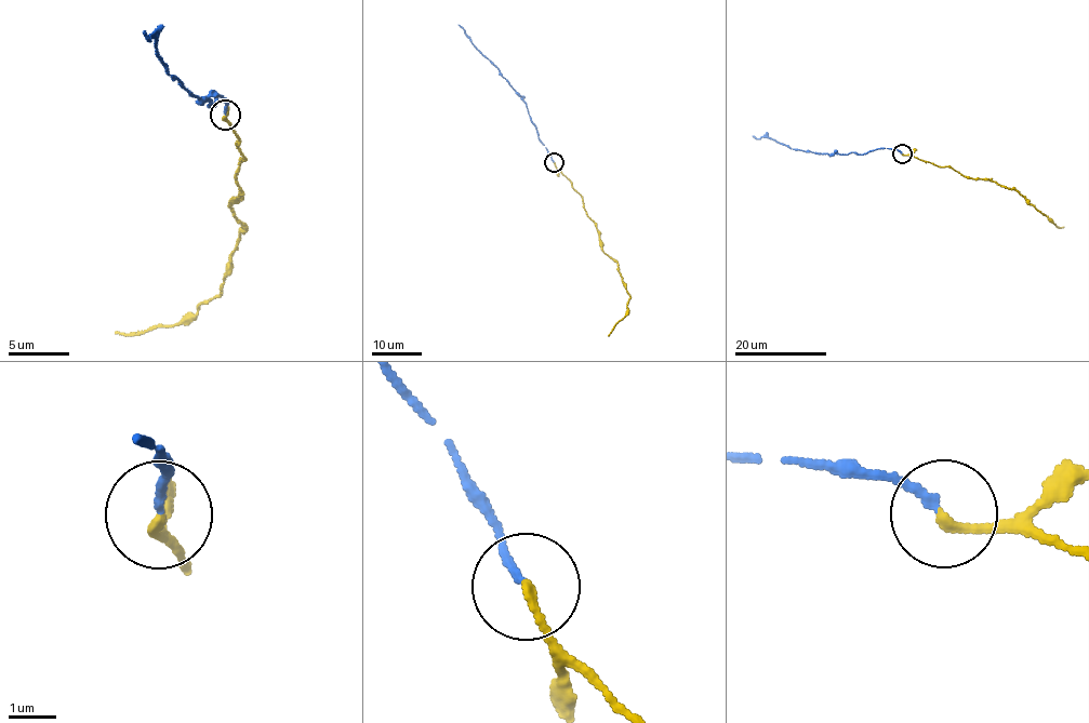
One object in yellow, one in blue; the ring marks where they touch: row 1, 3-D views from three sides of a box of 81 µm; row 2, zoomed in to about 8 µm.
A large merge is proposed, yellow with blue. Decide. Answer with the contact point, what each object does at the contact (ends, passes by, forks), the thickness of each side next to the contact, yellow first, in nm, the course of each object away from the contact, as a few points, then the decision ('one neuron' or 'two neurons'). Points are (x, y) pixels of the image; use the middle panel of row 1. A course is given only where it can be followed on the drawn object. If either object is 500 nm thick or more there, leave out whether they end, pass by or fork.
at (554, 162); yellow ends there; blue ends there; 190 nm thick on the yellow side, 170 nm on the other; yellow runs (554, 162), (581, 197), (584, 210), (596, 227), (600, 250), (616, 263), (629, 297), (626, 311), (607, 335); blue runs (554, 162), (539, 138), (523, 98), (459, 25); one neuron

